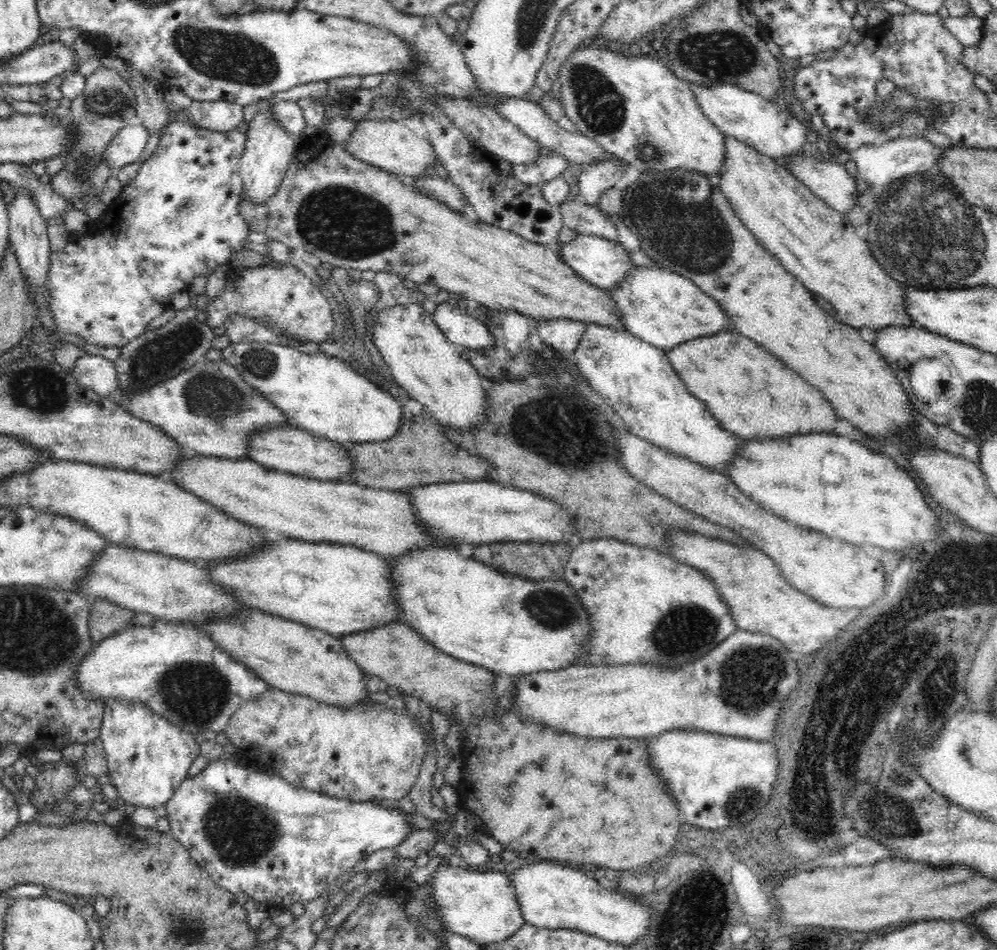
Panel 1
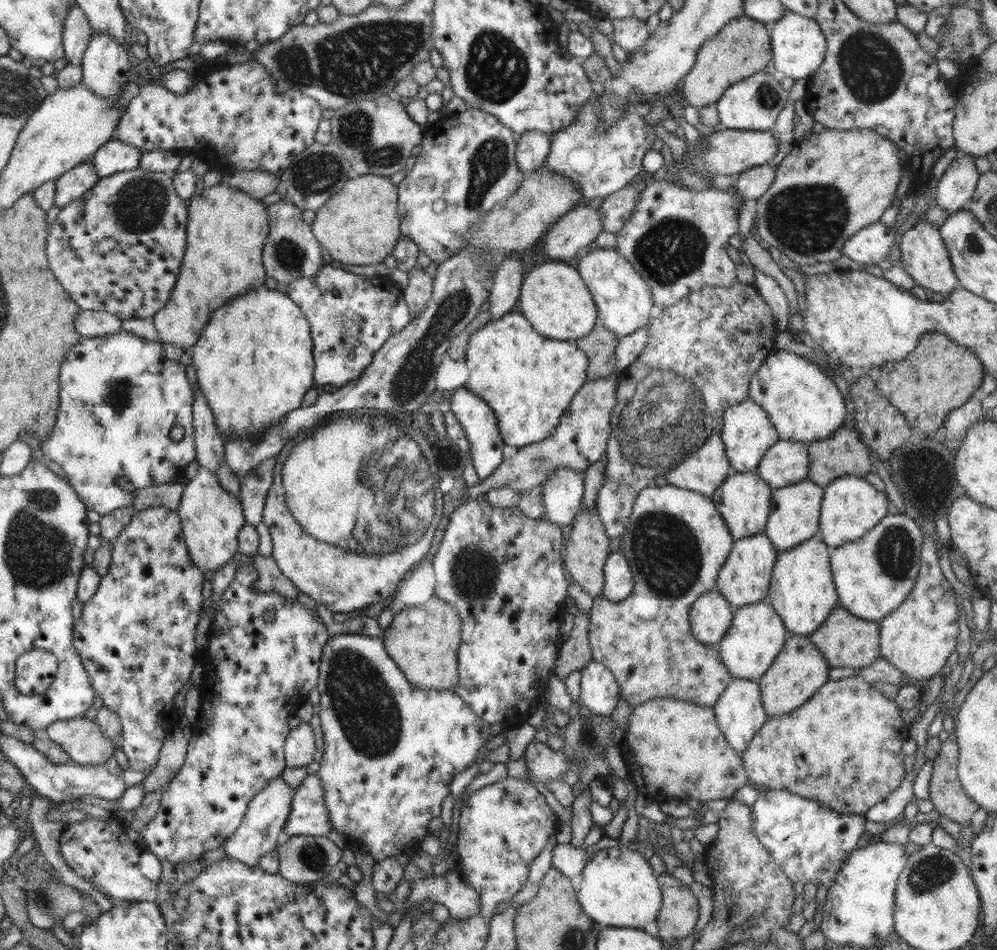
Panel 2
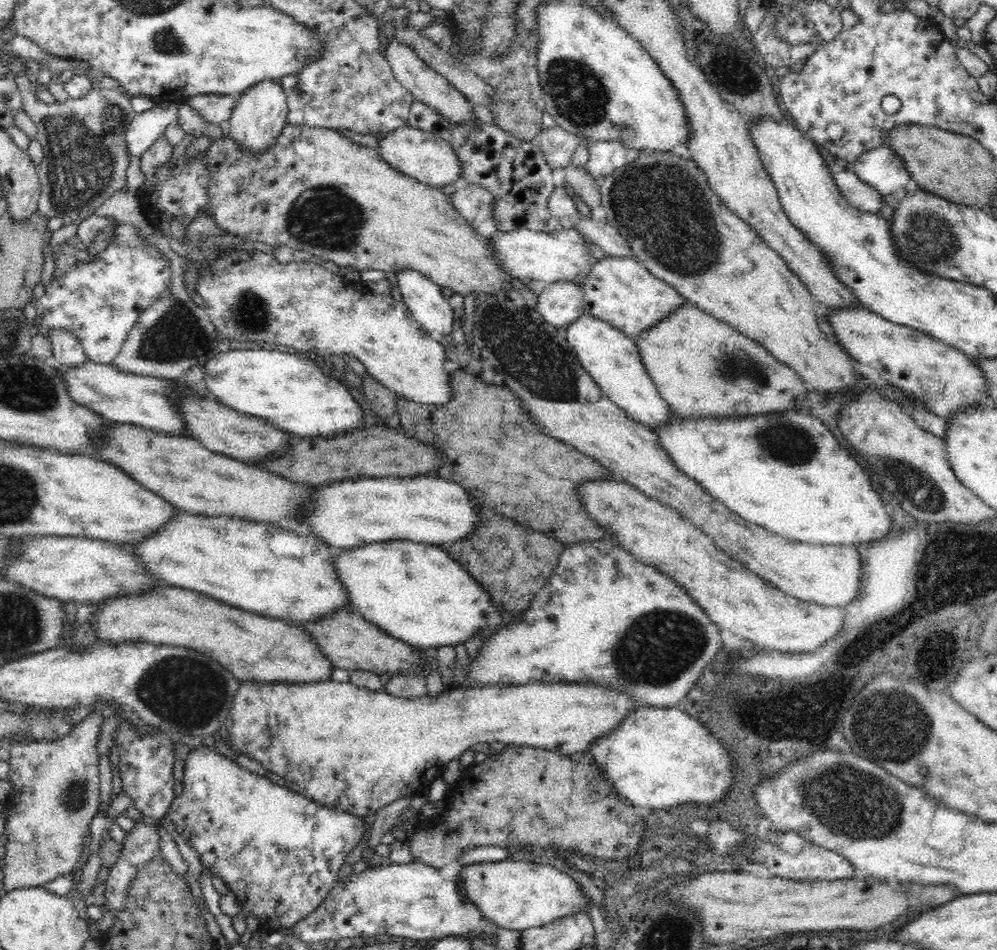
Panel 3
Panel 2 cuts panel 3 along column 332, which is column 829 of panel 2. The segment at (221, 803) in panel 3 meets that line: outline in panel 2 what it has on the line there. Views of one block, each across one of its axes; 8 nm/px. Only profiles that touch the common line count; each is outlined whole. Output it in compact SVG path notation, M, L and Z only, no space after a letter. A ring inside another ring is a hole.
M768 790L768 792L758 794L758 799L750 810L752 810L750 820L752 820L752 827L754 827L758 842L768 850L774 863L785 872L792 884L811 882L816 886L823 884L827 888L832 883L835 884L836 875L846 862L847 854L858 848L863 841L862 832L866 831L864 828L867 822L866 816L840 814L815 800L808 800L787 791Z

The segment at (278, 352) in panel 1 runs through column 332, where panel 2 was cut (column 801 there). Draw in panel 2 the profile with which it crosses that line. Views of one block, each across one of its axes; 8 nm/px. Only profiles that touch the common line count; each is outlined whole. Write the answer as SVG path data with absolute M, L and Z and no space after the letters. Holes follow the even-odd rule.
M774 349L750 379L749 398L752 398L766 411L767 418L778 432L779 440L801 441L810 444L812 441L829 438L836 430L845 426L846 404L842 393L830 379L830 372L818 365L812 357L804 358L784 349Z

